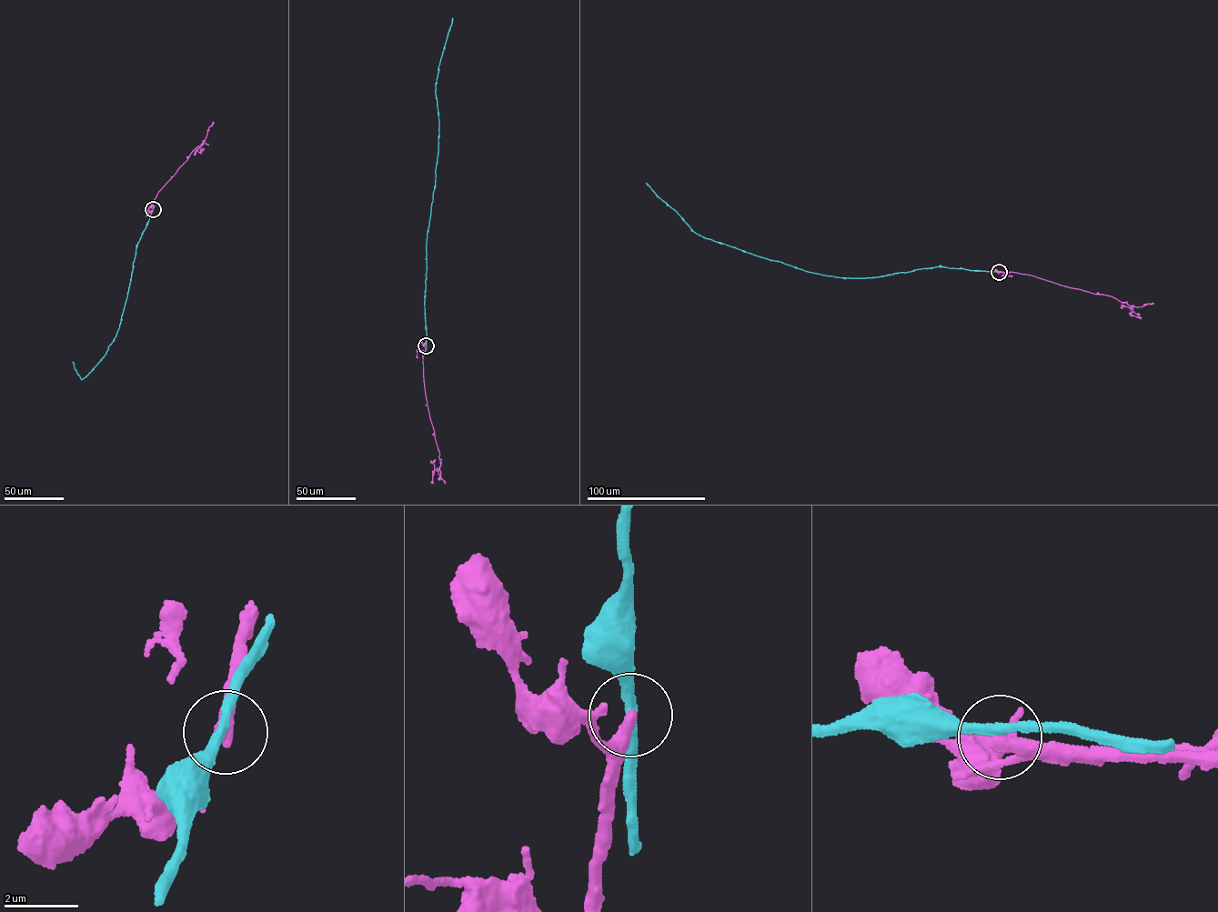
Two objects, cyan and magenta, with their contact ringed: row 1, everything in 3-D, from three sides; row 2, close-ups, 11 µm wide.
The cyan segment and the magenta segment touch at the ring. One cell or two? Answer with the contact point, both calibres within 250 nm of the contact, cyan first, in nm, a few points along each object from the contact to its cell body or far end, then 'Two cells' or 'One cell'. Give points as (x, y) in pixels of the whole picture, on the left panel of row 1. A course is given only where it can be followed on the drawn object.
Place: (153, 209). Thickness 260 nm (cyan) against 280 nm. Course of cyan: (153, 209), (136, 246), (127, 297), (114, 340), (84, 378), (76, 373), (73, 362). Course of magenta: (153, 209), (152, 203), (159, 191), (195, 148), (204, 142), (213, 121). Two cells

